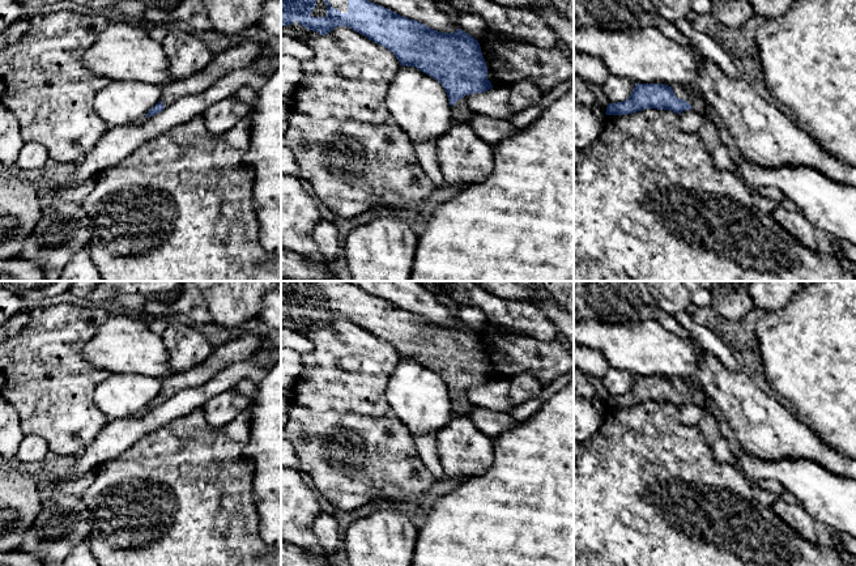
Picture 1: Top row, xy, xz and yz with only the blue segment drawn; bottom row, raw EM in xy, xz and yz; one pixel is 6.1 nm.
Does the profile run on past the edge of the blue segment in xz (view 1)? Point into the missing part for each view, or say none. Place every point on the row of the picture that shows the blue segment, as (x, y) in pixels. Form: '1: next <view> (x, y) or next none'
1: next xz (296, 30)

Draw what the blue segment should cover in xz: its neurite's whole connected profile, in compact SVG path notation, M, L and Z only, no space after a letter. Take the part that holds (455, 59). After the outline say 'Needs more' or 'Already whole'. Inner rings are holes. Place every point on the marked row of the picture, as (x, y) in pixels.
M281 0L281 33L299 41L348 26L388 48L400 65L416 67L446 89L452 119L476 116L463 99L493 88L477 39L457 29L440 33L369 0Z. Needs more

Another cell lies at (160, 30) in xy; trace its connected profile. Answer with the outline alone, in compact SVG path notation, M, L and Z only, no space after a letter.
M182 21L159 22L159 24L154 24L154 27L149 30L149 35L152 39L157 42L162 42L171 29L189 30L191 27Z

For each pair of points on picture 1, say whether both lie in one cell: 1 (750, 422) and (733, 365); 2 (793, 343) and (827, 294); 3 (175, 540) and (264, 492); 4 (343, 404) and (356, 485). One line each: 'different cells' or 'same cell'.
1: different cells
2: same cell
3: different cells
4: same cell

